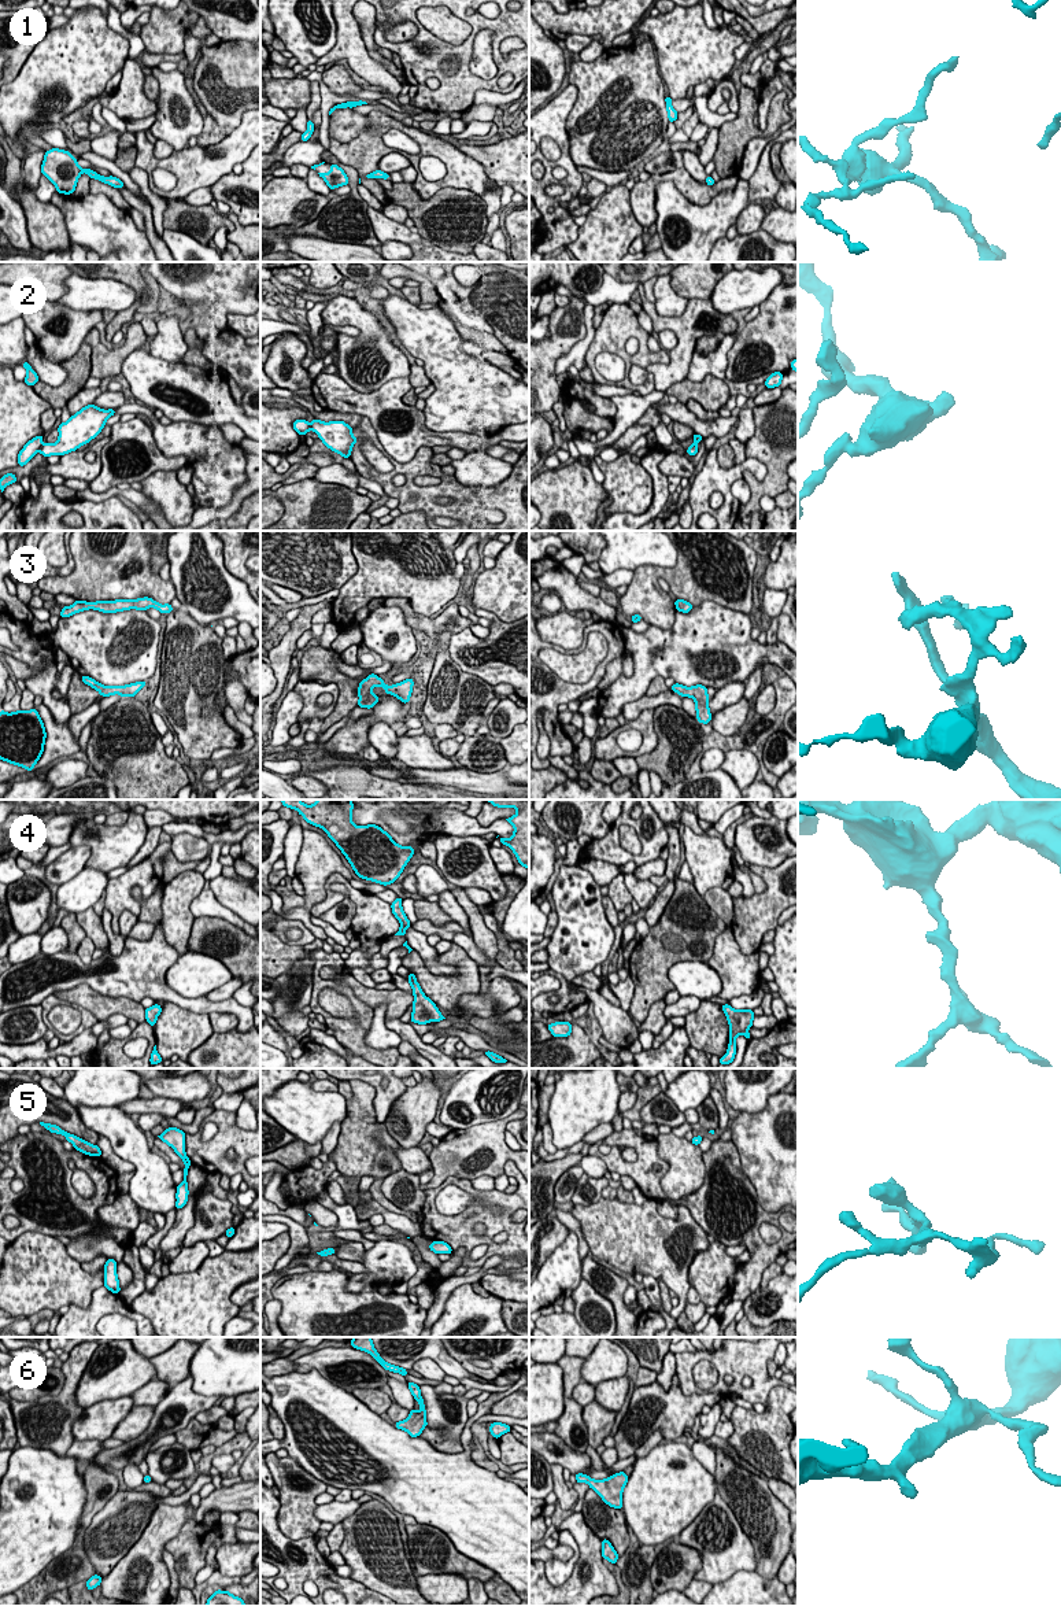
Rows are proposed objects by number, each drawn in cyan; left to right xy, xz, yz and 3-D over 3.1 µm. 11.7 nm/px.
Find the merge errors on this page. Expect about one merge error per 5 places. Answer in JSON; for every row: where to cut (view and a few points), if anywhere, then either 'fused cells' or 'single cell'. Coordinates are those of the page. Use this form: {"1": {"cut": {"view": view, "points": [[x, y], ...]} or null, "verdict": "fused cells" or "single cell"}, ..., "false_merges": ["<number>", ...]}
{"1": {"cut": null, "verdict": "single cell"}, "2": {"cut": {"view": "xy", "points": [[43, 445], [39, 450]]}, "verdict": "fused cells"}, "3": {"cut": null, "verdict": "single cell"}, "4": {"cut": null, "verdict": "single cell"}, "5": {"cut": null, "verdict": "single cell"}, "6": {"cut": null, "verdict": "single cell"}, "false_merges": ["2"]}

